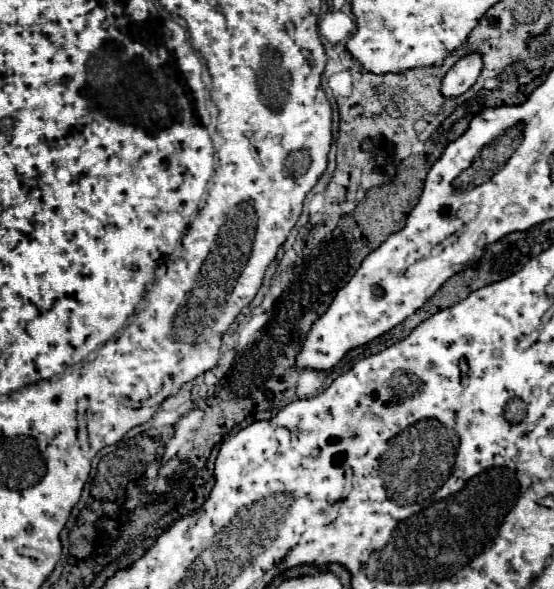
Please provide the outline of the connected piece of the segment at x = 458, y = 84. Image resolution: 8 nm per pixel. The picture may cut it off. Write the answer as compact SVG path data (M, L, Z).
M470 52L466 56L462 56L444 76L442 80L442 94L444 96L458 96L462 92L466 92L476 78L480 76L482 70L482 54L480 52Z

